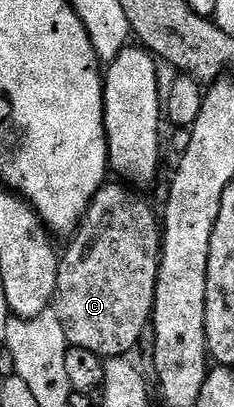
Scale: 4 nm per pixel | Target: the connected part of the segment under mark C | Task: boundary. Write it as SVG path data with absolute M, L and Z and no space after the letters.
M121 183L104 184L58 263L51 311L63 327L69 347L89 350L103 360L133 353L153 317L161 229L156 212L154 216L136 195Z

